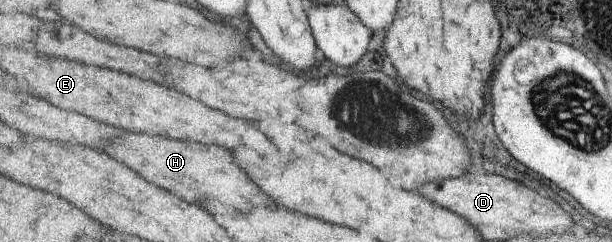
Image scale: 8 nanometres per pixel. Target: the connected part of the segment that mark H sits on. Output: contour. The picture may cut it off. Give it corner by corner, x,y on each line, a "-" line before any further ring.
123,133
113,143
105,145
101,151
109,153
119,163
125,163
129,169
137,169
141,177
161,185
163,189
171,189
179,197
187,197
187,201
199,195
211,195
223,201
225,205
233,205
237,211
251,211
255,207
275,205
271,197
267,197
249,177
247,173
235,165
231,155
217,145
201,145
191,141
177,141
169,137
145,135
145,133

